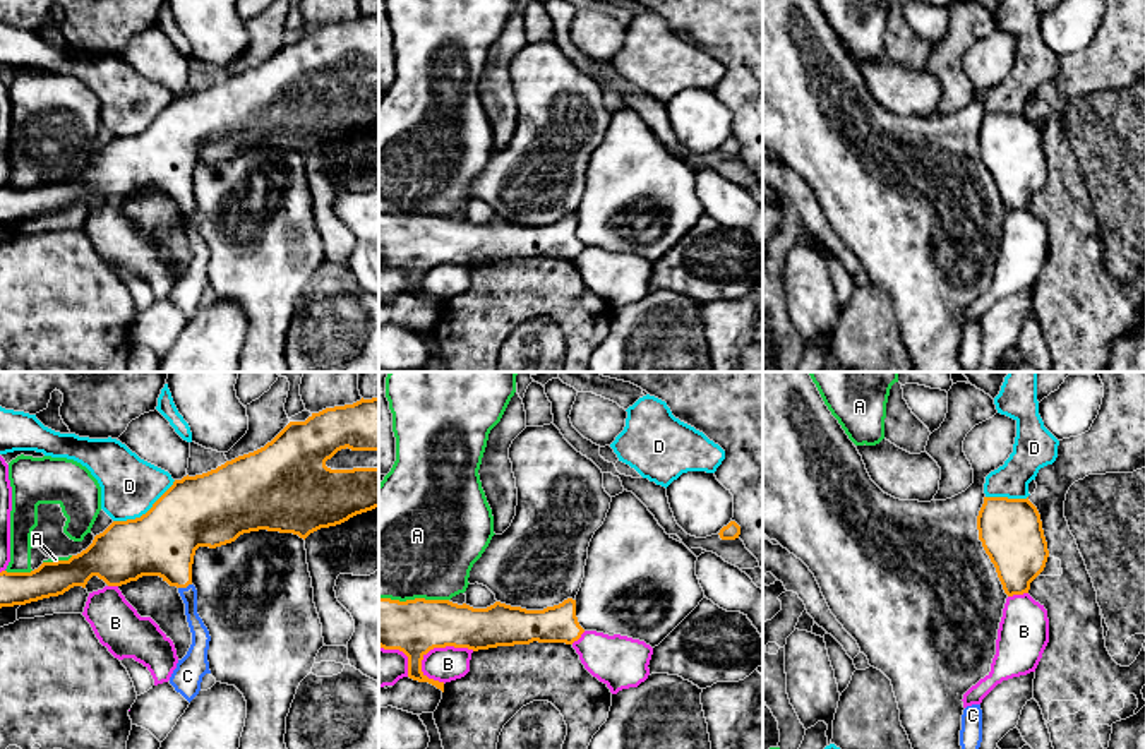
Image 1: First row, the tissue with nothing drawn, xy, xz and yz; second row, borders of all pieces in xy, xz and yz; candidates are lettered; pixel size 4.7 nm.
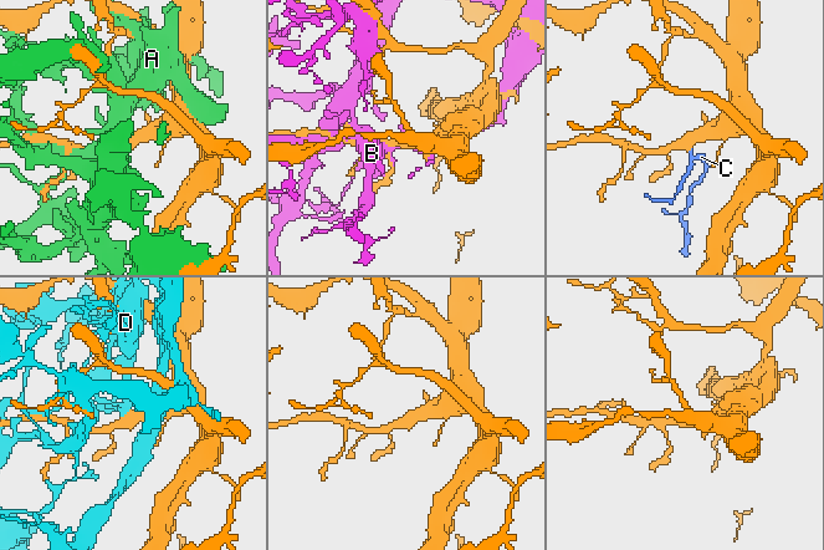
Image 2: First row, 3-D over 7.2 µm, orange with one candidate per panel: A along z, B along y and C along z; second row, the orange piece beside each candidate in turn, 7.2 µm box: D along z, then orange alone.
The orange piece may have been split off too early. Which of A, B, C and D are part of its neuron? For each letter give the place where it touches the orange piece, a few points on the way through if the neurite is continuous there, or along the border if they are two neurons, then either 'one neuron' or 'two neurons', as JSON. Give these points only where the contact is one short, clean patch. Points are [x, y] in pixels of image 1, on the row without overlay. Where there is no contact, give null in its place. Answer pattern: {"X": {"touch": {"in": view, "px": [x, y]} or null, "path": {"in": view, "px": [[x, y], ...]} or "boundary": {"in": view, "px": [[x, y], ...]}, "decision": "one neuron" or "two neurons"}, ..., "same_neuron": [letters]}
{"A": {"touch": {"in": "xz", "px": [415, 215]}, "decision": "two neurons"}, "B": {"touch": {"in": "xz", "px": [441, 263]}, "decision": "two neurons"}, "C": {"touch": {"in": "xy", "px": [184, 203]}, "path": {"in": "xy", "px": [[161, 158], [184, 203], [201, 252]]}, "decision": "one neuron"}, "D": {"touch": {"in": "xy", "px": [146, 129]}, "decision": "two neurons"}, "same_neuron": ["C"]}

